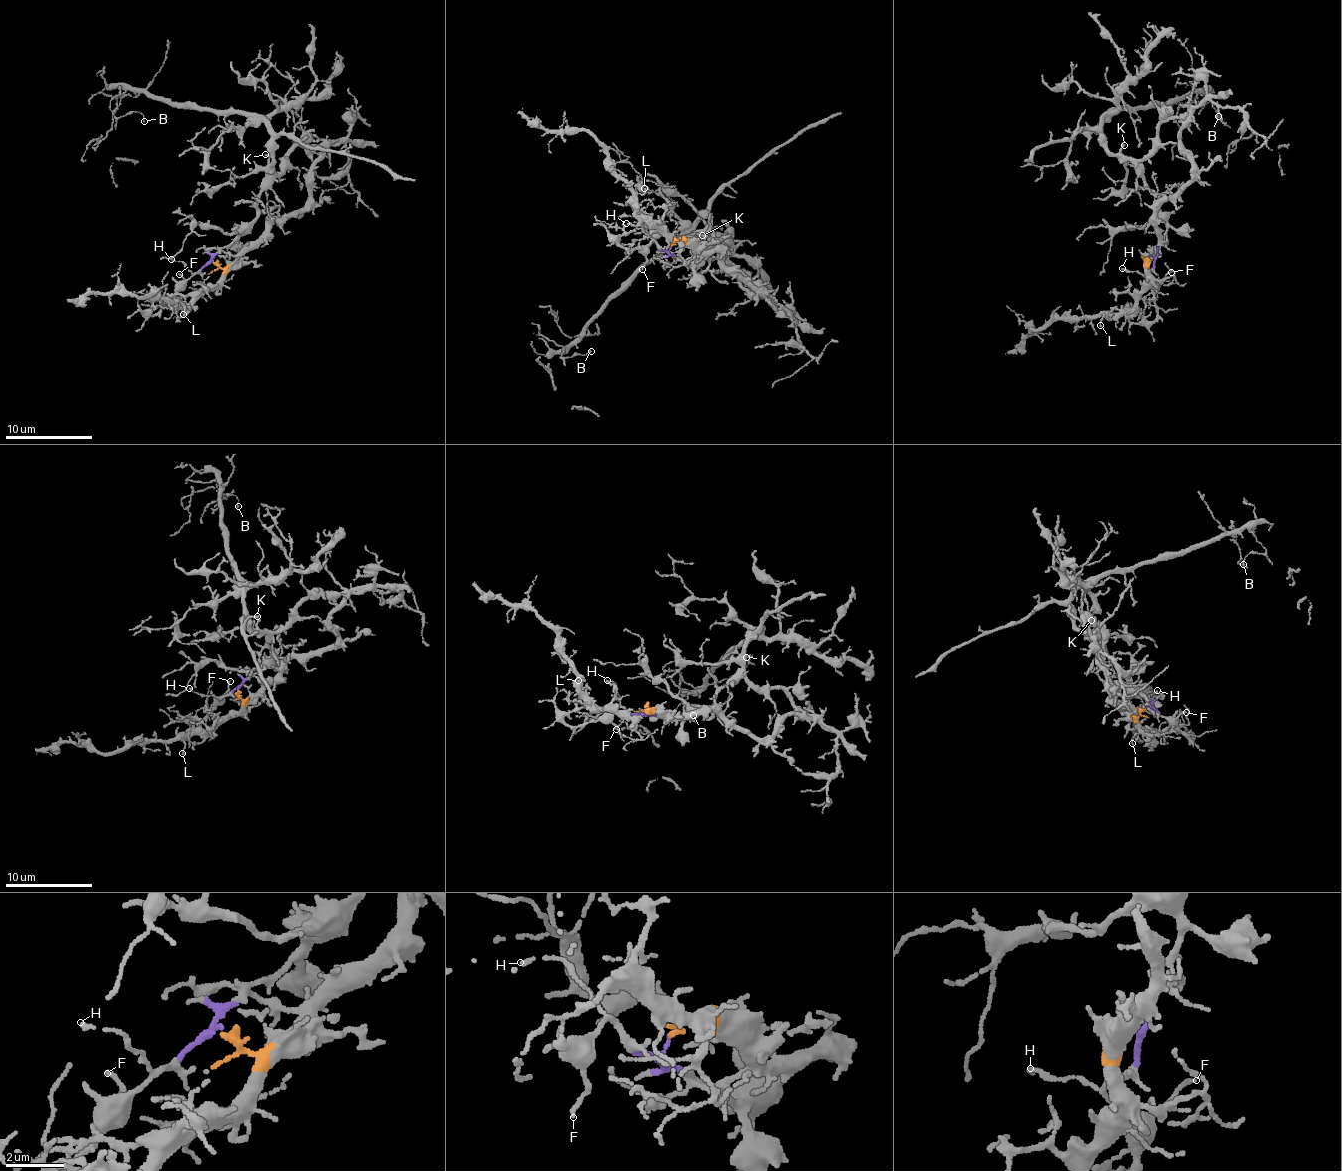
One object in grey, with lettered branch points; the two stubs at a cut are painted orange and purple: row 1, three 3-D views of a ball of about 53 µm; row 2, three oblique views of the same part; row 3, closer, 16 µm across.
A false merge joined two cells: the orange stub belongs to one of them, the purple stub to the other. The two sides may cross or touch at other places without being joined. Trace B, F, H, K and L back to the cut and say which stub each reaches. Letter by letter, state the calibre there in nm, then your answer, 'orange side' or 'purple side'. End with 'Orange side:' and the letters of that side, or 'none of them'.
B: calibre 110 nm; purple side
F: calibre 120 nm; purple side
H: calibre 110 nm; purple side
K: calibre 160 nm; purple side
L: calibre 120 nm; orange side
Orange side: L

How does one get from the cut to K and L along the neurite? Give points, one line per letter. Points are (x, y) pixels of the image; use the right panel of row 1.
K: (1149, 256), (1157, 254), (1168, 219), (1140, 173), (1120, 152), (1124, 144)
L: (1149, 258), (1144, 293), (1139, 300), (1132, 308), (1104, 312), (1100, 326)

